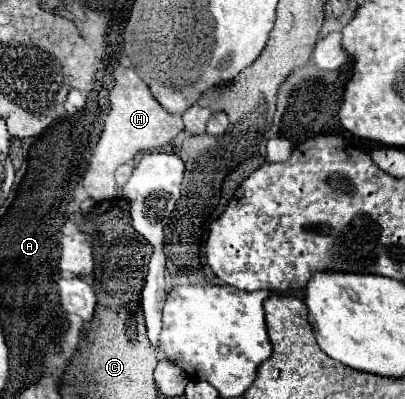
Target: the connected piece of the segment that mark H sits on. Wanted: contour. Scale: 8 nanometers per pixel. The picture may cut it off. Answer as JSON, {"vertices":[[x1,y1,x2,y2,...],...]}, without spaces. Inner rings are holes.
{"vertices":[[131,68,115,70,115,86,109,94,111,110,105,118,101,138,93,150,89,170,83,176,83,186,95,202,115,196,115,170,121,164,131,162,139,152,153,152,167,146,179,132,183,132,181,114,169,114,151,94,149,86]]}

